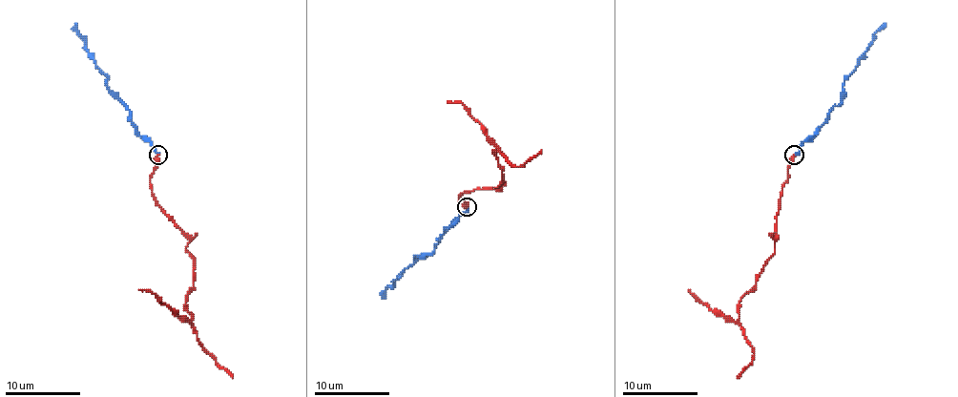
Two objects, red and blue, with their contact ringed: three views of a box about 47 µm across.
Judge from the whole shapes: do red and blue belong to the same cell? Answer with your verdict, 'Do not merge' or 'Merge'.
Merge

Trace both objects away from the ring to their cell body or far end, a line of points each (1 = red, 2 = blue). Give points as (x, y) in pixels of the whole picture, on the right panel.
1: (793, 155), (777, 217), (775, 250), (754, 286), (739, 302), (739, 318), (728, 322), (717, 316), (688, 289)
2: (795, 155), (825, 120), (829, 112), (841, 102), (844, 79), (855, 68), (874, 34), (885, 23)

